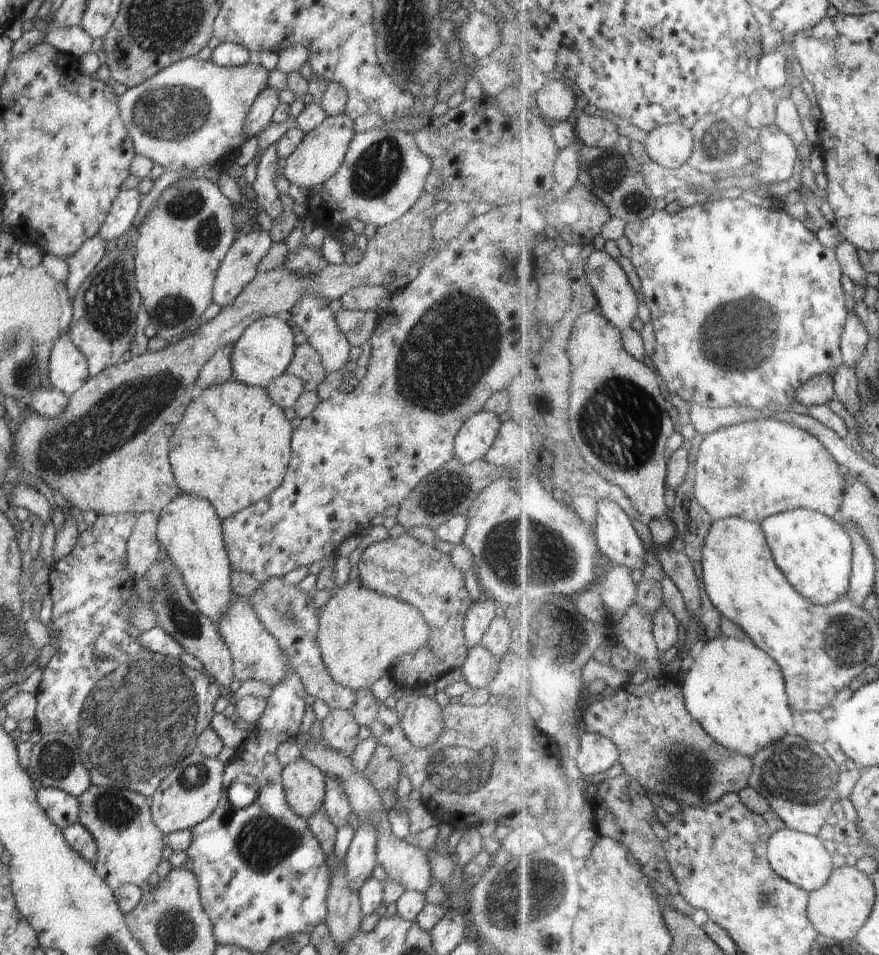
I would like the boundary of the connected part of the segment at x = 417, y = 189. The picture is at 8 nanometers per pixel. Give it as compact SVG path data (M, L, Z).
M372 129L354 133L344 162L320 187L311 190L307 206L309 216L316 216L316 224L332 226L332 230L347 229L349 222L360 220L364 224L372 224L380 228L386 226L400 216L404 216L425 190L427 178L432 170L432 161L418 148L412 133L392 129Z

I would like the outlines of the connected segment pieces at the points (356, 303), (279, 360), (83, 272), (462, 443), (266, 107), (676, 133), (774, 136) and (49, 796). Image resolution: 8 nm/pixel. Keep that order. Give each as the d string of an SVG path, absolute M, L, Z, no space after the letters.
M362 285L352 288L344 296L339 298L344 309L351 311L361 310L372 312L386 312L389 307L391 292L383 286Z
M266 316L248 326L234 343L233 379L246 386L266 388L274 378L286 373L295 349L294 331L283 316Z
M96 234L86 240L84 244L72 254L70 258L66 258L68 264L68 276L66 277L66 288L69 298L73 299L76 290L80 288L83 280L94 270L95 266L104 258L107 252L107 242L100 238L100 234Z
M484 410L470 416L455 436L456 458L464 464L484 459L498 436L502 419Z
M266 87L256 97L250 112L248 112L248 116L246 116L246 122L244 122L246 138L251 139L253 136L259 136L269 127L274 111L280 103L278 93L278 90Z
M684 123L665 124L649 133L644 145L655 162L666 168L680 168L694 154L695 133Z
M770 125L761 131L761 159L756 179L763 186L788 180L796 173L798 148L795 140L780 125Z
M41 786L37 792L38 804L46 812L48 820L60 829L79 822L80 804L77 797L57 788Z

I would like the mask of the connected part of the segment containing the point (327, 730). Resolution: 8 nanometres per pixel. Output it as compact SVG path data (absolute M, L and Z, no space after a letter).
M331 709L322 720L322 738L333 749L348 755L354 752L360 742L358 732L360 726L349 710Z

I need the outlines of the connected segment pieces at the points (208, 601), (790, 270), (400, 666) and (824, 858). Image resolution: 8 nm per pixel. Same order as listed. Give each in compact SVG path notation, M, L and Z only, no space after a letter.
M180 492L158 515L159 544L165 546L168 558L180 572L182 582L198 610L217 626L218 620L222 620L230 608L233 592L230 586L233 570L222 538L221 520L208 500L186 492Z
M742 198L712 202L703 206L696 203L692 208L674 214L670 214L668 210L658 210L646 220L627 223L625 234L633 245L630 258L642 282L641 299L647 303L654 316L658 343L658 354L654 358L656 366L668 382L670 390L680 394L684 400L690 400L690 405L704 404L710 408L742 405L758 410L772 408L779 412L802 410L803 405L798 400L800 388L818 374L835 375L836 370L845 363L843 334L848 322L849 309L846 307L846 292L842 286L843 265L836 249L828 248L820 242L818 232L784 210L770 210Z
M406 531L398 538L390 535L384 542L373 542L360 554L357 565L360 582L366 588L415 606L431 628L424 648L404 653L388 670L399 687L432 684L466 662L469 647L463 626L472 598L464 585L464 573L454 568L449 554L422 543Z
M788 826L772 835L769 860L780 876L810 893L826 886L835 874L833 854L824 846L823 838Z

